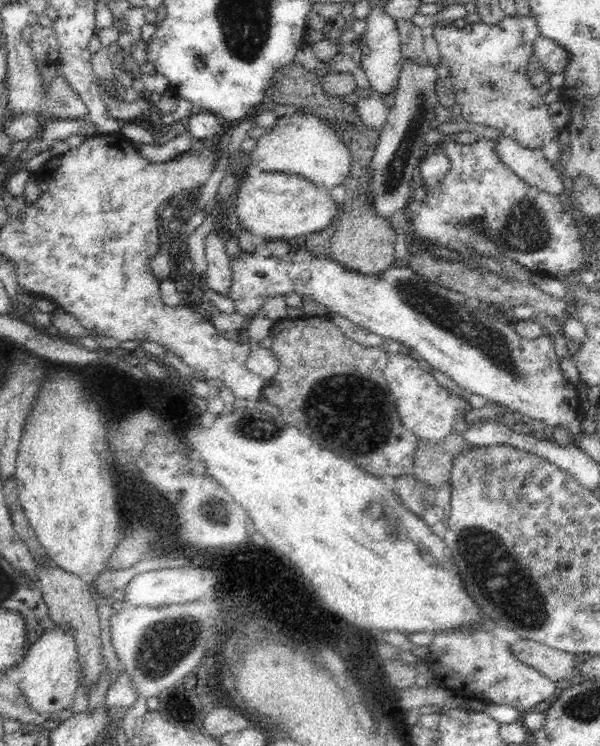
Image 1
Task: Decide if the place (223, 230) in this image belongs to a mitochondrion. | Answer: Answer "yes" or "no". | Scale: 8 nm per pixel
no

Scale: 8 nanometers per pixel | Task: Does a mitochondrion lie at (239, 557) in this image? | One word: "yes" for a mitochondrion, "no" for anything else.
no

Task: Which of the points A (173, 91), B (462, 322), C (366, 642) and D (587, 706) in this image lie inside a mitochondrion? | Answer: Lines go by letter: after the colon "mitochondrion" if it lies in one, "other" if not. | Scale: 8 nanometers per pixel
A: other
B: mitochondrion
C: other
D: mitochondrion

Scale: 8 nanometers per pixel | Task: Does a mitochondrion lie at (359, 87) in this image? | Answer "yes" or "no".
no

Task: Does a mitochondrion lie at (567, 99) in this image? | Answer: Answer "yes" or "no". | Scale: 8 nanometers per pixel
no

